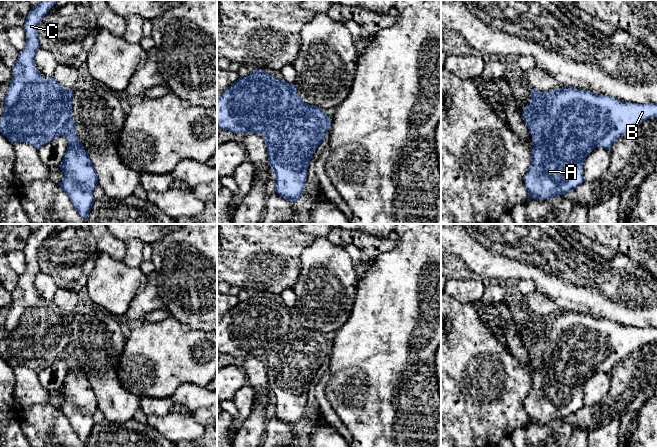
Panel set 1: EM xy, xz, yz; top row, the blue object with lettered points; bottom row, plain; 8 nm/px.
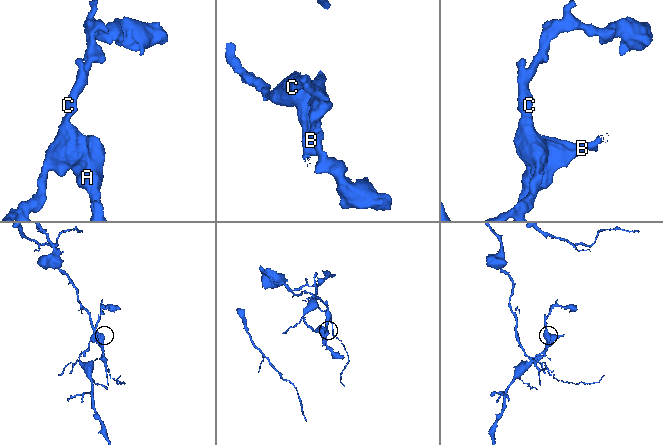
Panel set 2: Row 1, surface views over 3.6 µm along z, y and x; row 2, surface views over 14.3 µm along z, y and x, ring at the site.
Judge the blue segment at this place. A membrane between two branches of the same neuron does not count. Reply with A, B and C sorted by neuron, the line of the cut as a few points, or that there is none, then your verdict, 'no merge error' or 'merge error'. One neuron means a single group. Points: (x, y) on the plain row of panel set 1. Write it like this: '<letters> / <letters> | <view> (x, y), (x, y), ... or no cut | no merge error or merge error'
A B / C | xz (293, 307), (293, 323), (289, 330), (262, 357) | merge error

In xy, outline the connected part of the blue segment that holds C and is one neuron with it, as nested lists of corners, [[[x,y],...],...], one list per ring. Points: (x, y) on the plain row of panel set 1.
[[[40,224],[39,228],[30,234],[23,249],[26,256],[26,269],[23,274],[19,275],[18,284],[12,292],[12,303],[3,325],[4,334],[0,342],[0,356],[13,369],[24,366],[39,373],[56,361],[65,359],[65,351],[69,349],[69,338],[72,336],[72,314],[64,313],[54,302],[44,303],[34,286],[34,279],[40,272],[38,250],[42,242],[49,236],[56,225]]]

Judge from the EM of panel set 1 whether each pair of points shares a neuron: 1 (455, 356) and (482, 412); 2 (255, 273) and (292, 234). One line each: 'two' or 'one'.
1: one
2: one

